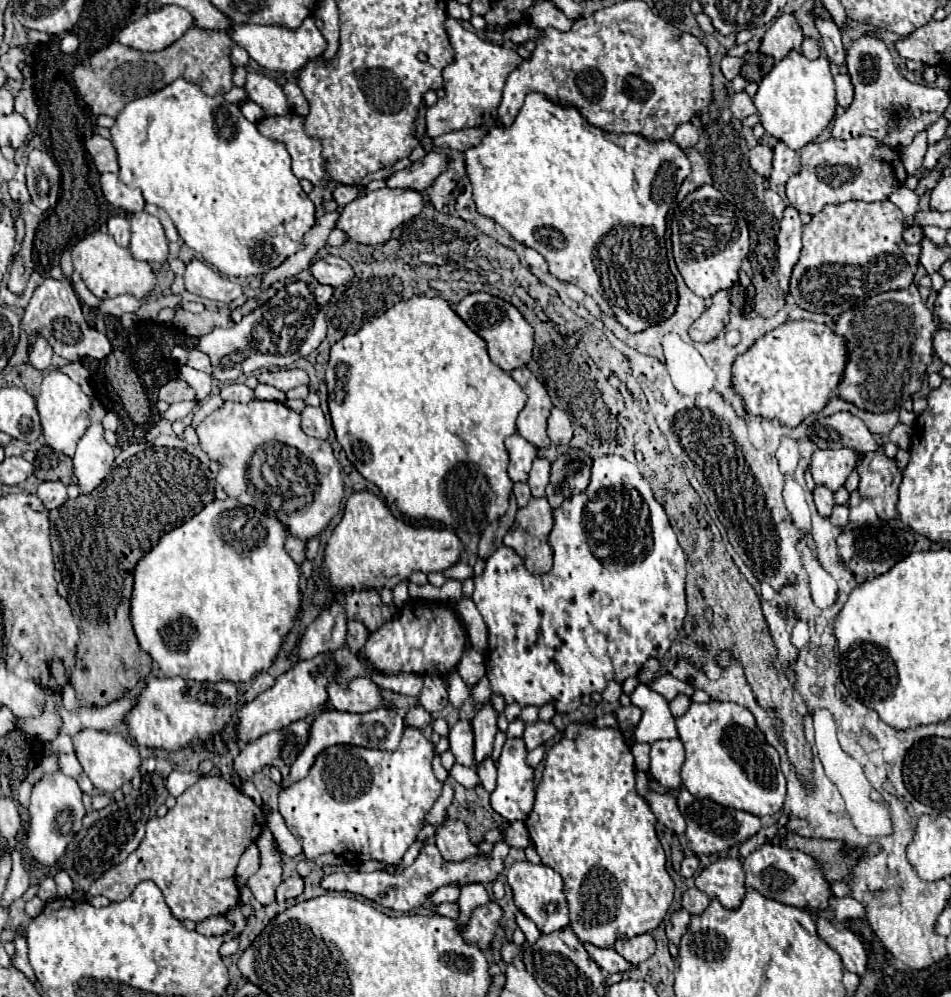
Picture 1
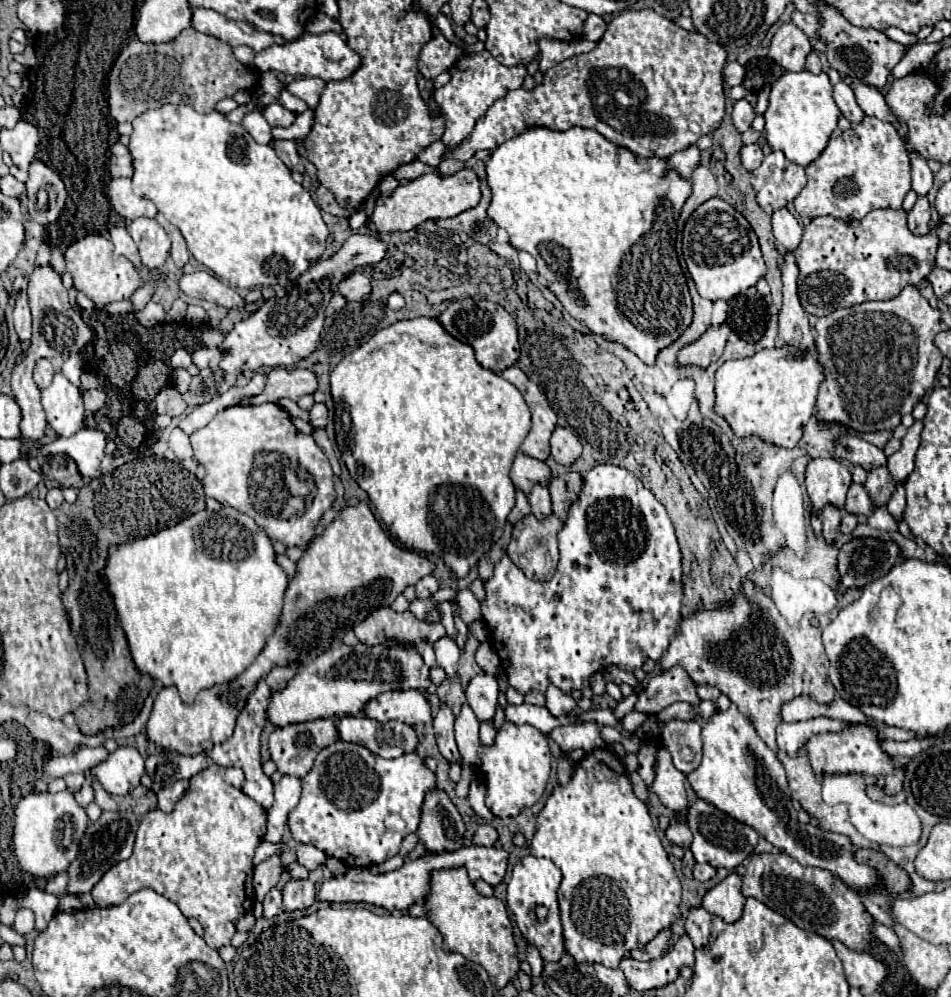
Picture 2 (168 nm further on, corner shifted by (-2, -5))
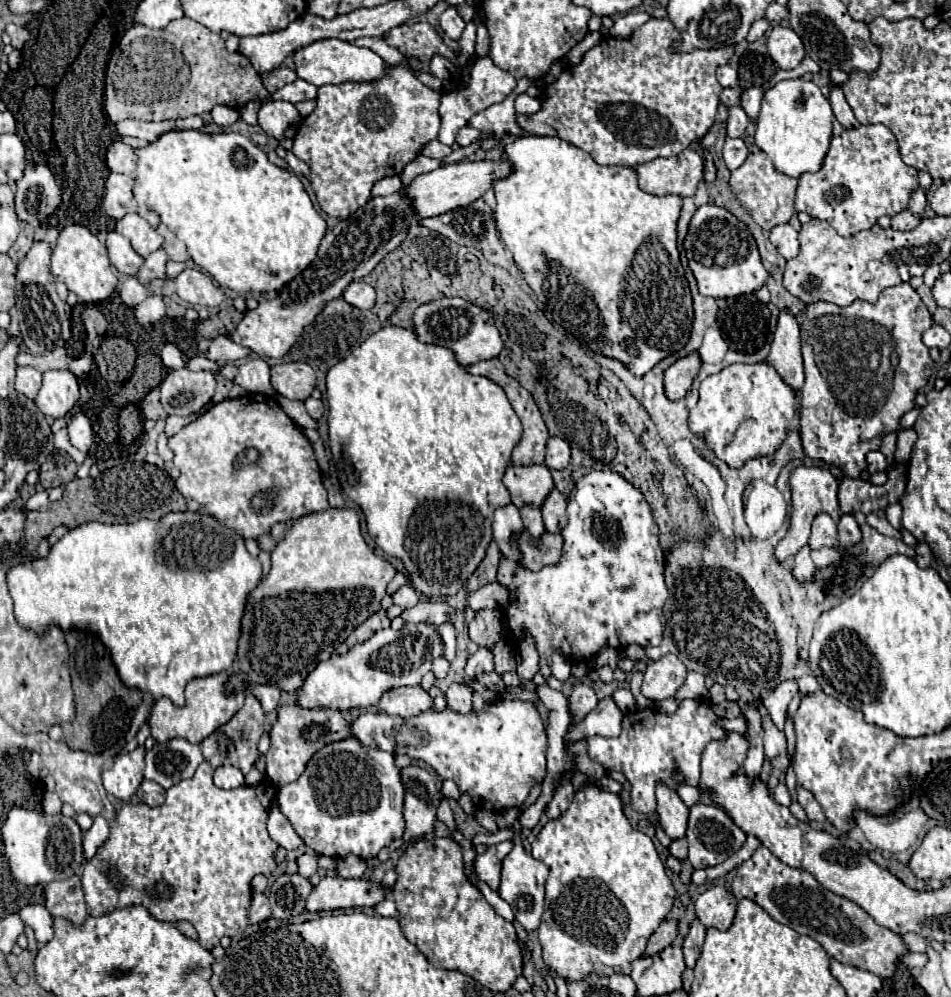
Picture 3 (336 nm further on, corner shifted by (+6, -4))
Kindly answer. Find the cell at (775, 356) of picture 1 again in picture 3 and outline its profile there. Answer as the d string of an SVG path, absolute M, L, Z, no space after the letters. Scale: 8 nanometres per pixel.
M767 362L761 364L731 364L719 374L707 376L699 386L699 402L689 414L689 430L703 438L715 456L731 468L741 468L751 458L771 456L787 436L787 422L795 416L797 396Z

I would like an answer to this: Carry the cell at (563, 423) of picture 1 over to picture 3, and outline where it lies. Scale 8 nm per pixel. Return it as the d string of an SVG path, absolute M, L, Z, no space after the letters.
M549 438L547 440L547 454L545 454L545 466L549 470L563 470L567 468L571 460L569 444L561 438Z

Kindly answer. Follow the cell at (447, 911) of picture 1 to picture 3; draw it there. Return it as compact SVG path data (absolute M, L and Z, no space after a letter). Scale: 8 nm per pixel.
M391 894L385 900L381 900L381 904L375 906L375 914L379 914L379 916L397 916L397 908L395 908L395 902L393 902Z

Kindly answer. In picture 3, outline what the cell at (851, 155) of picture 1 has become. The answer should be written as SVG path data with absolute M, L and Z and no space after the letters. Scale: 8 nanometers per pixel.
M883 124L861 126L833 136L823 168L799 178L795 208L829 222L841 236L853 236L875 226L881 216L903 212L917 186L917 170L901 160L893 132Z

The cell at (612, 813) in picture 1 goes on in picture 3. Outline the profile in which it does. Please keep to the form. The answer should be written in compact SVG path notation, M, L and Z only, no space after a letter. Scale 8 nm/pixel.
M593 784L587 786L585 790L577 792L575 798L573 798L573 802L571 802L571 806L567 808L567 812L563 812L563 816L557 818L557 820L549 820L543 826L543 830L539 832L537 840L533 842L531 854L537 860L543 860L551 868L549 878L545 882L545 890L547 890L547 894L545 894L545 912L543 912L543 918L541 918L541 924L539 924L539 930L537 930L539 942L543 946L543 960L545 960L545 964L549 968L553 968L563 980L583 980L591 972L601 974L601 976L609 976L609 974L631 974L631 962L643 956L645 946L647 946L651 934L659 928L659 924L671 912L671 906L675 902L675 888L671 884L671 878L667 876L665 864L661 862L661 858L659 858L659 854L657 854L657 850L653 846L653 840L647 834L631 828L631 824L627 822L623 810L621 810L619 796L617 794L611 794L611 792L603 792L601 788L597 788Z

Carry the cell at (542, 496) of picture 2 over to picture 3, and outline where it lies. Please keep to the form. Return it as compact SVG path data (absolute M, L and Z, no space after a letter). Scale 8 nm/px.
M523 506L521 508L521 520L523 520L523 526L529 532L529 536L533 536L533 540L537 540L537 536L541 536L541 532L545 532L539 508Z

